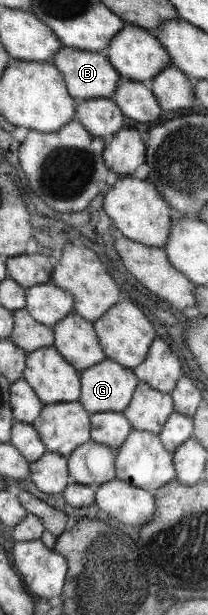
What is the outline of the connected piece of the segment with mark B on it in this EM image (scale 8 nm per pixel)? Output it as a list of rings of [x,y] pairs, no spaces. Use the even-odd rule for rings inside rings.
[[[60,46],[51,63],[64,77],[68,94],[77,100],[113,98],[121,76],[100,52]]]

